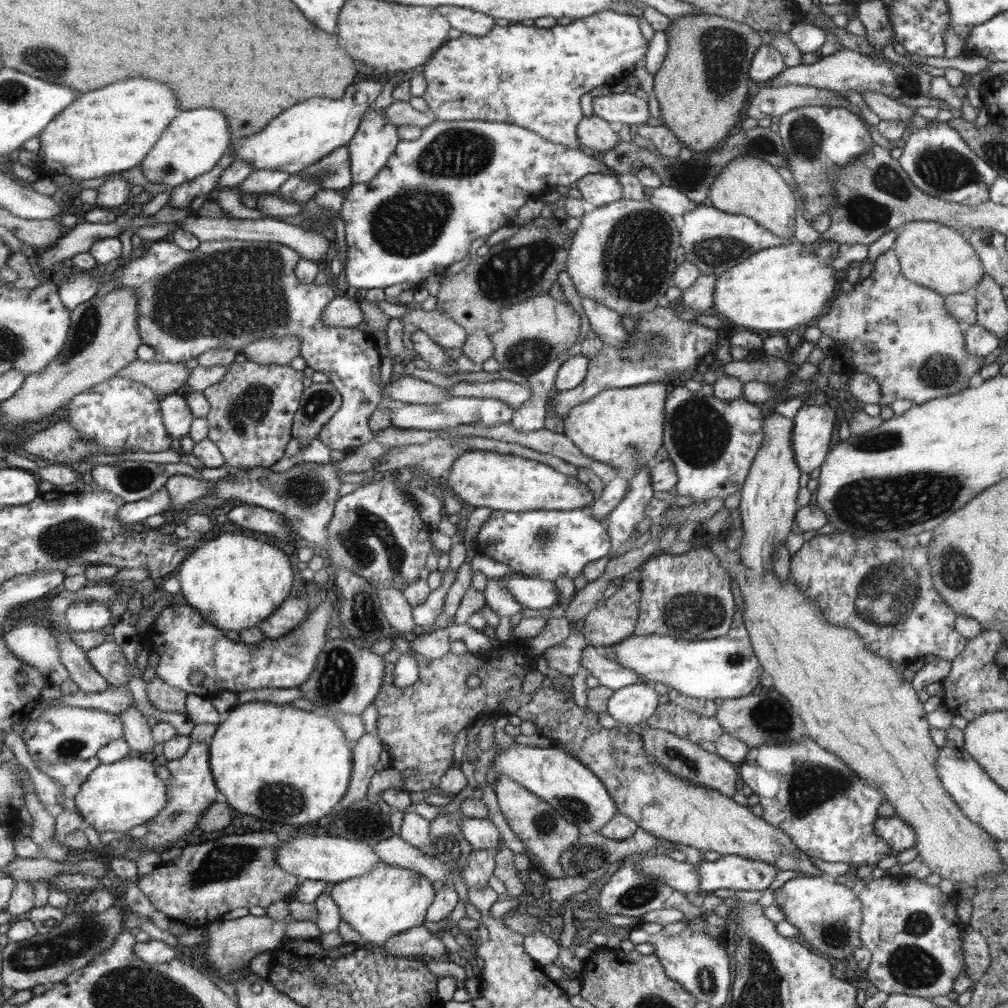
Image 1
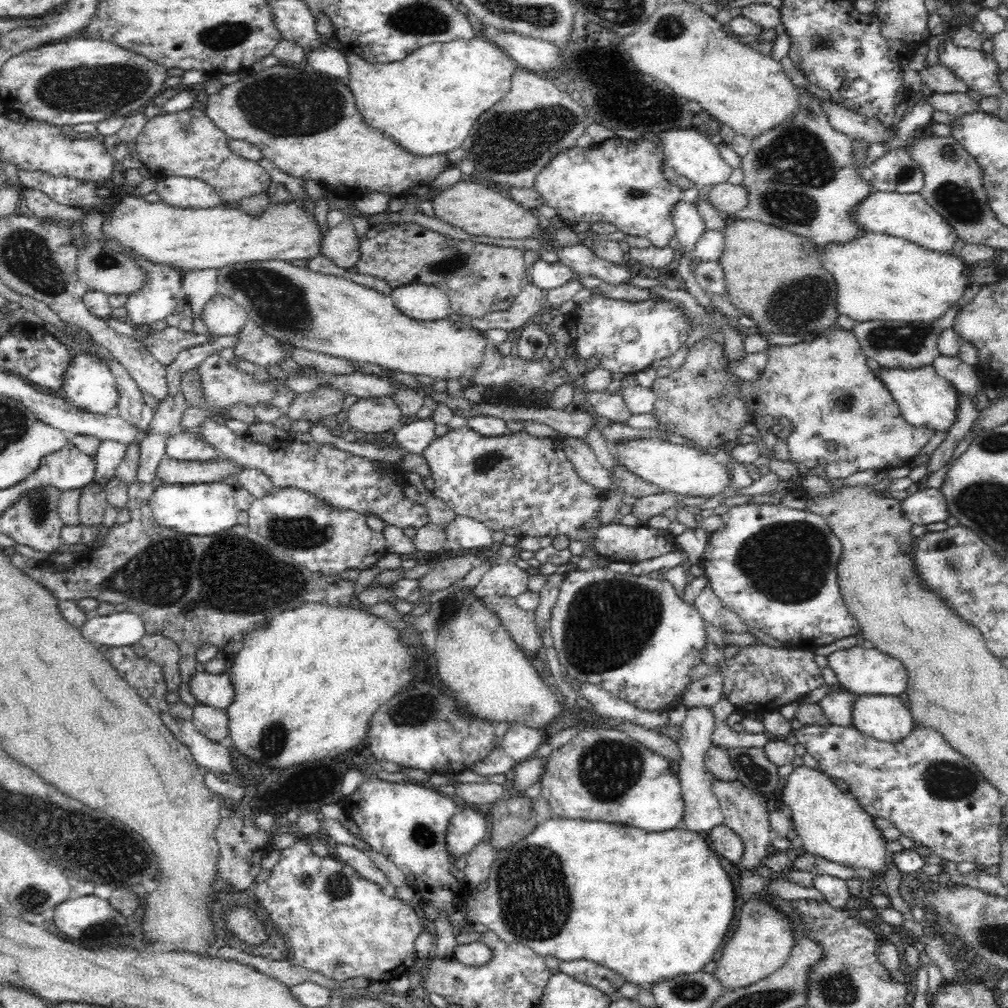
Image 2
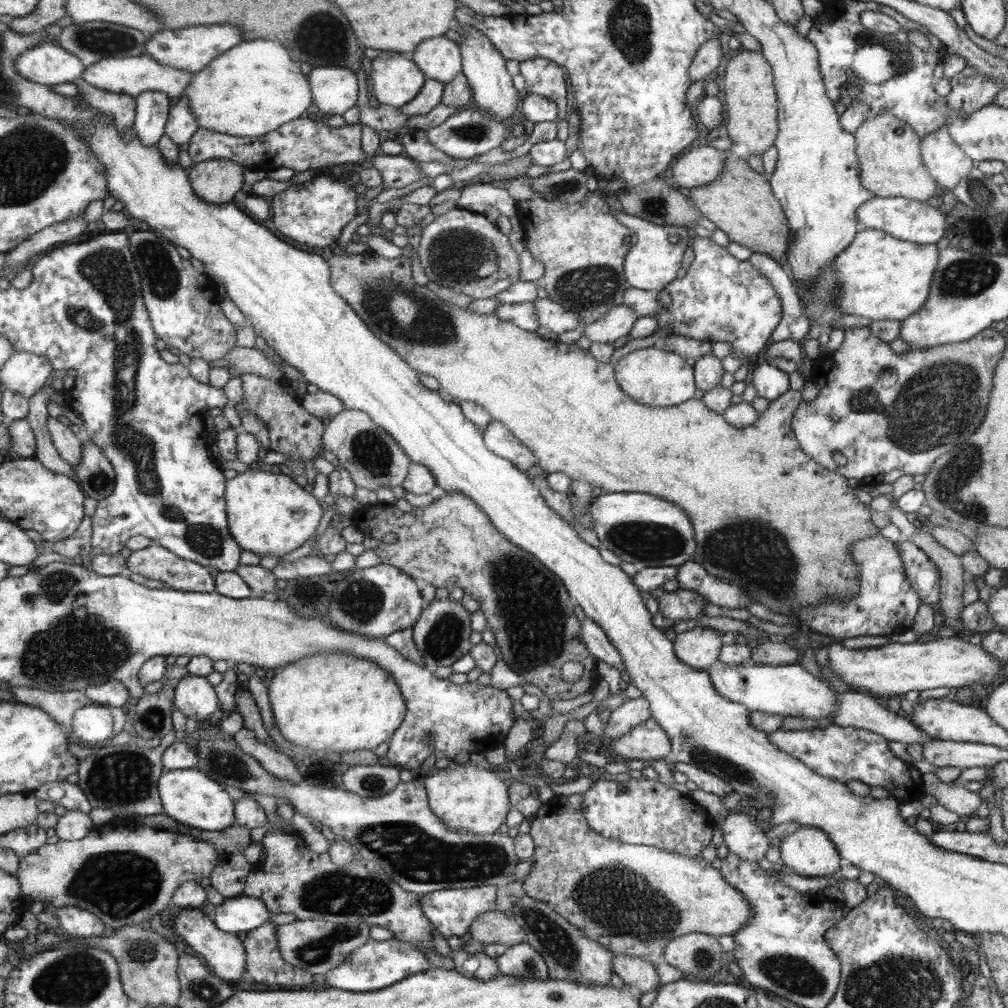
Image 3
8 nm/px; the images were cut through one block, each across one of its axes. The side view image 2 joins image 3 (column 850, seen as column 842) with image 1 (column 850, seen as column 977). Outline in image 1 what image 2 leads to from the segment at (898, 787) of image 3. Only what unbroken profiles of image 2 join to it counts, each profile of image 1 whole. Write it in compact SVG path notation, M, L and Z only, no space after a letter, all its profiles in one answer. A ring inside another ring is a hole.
M808 736L790 744L750 747L749 758L738 764L737 770L741 776L741 784L748 784L753 794L760 799L762 817L788 833L794 844L810 857L816 856L826 862L845 862L849 865L876 865L879 860L894 853L892 847L877 833L878 808L884 802L884 793L878 787L870 787L841 757L822 748Z

